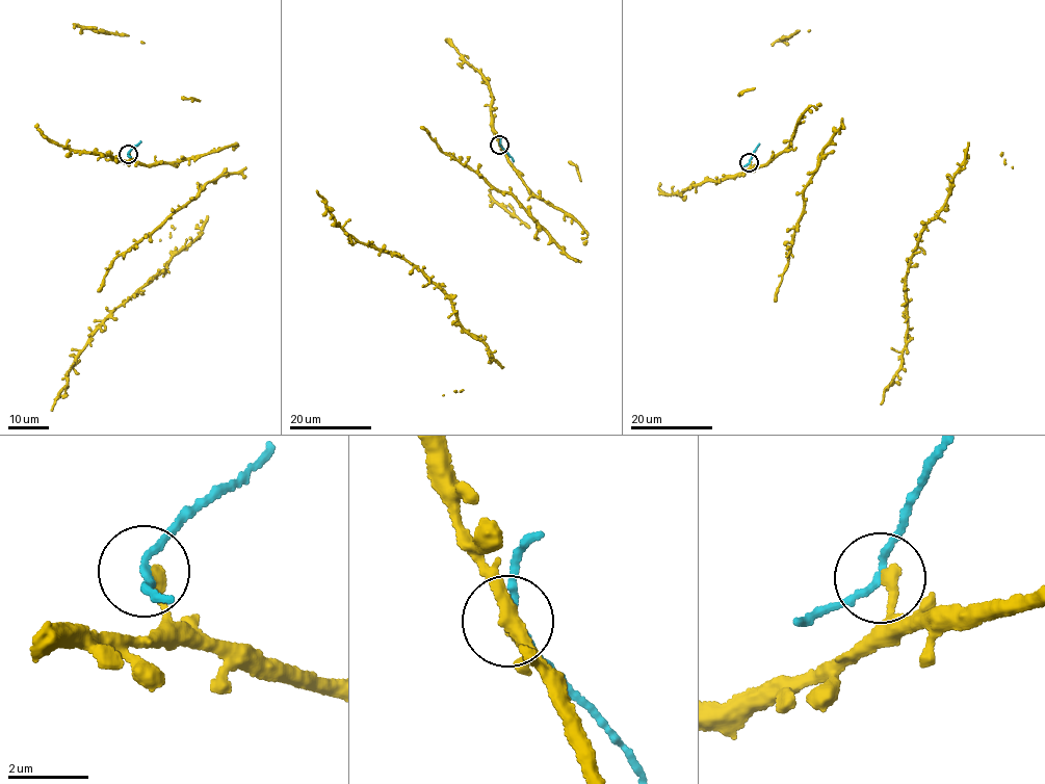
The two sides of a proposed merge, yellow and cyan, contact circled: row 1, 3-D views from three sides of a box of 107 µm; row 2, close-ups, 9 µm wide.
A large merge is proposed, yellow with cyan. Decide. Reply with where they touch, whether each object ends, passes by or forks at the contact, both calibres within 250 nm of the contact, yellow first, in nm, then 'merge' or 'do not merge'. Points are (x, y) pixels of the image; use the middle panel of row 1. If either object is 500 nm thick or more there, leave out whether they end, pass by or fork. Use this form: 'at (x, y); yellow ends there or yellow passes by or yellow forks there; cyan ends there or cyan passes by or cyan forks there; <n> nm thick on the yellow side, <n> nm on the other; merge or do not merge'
at (499, 145); yellow ends there; cyan passes by; 300 nm thick on the yellow side, 160 nm on the other; do not merge

